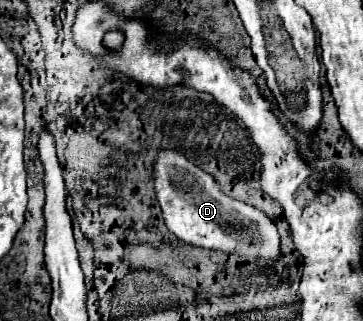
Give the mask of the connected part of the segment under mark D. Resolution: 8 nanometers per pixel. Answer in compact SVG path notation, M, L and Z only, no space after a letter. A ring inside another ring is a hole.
M162 148L154 162L154 190L156 200L164 212L166 228L180 240L220 250L226 254L268 258L278 262L280 258L280 234L276 224L258 208L244 204L220 190L220 184L202 168L192 164L182 152Z

